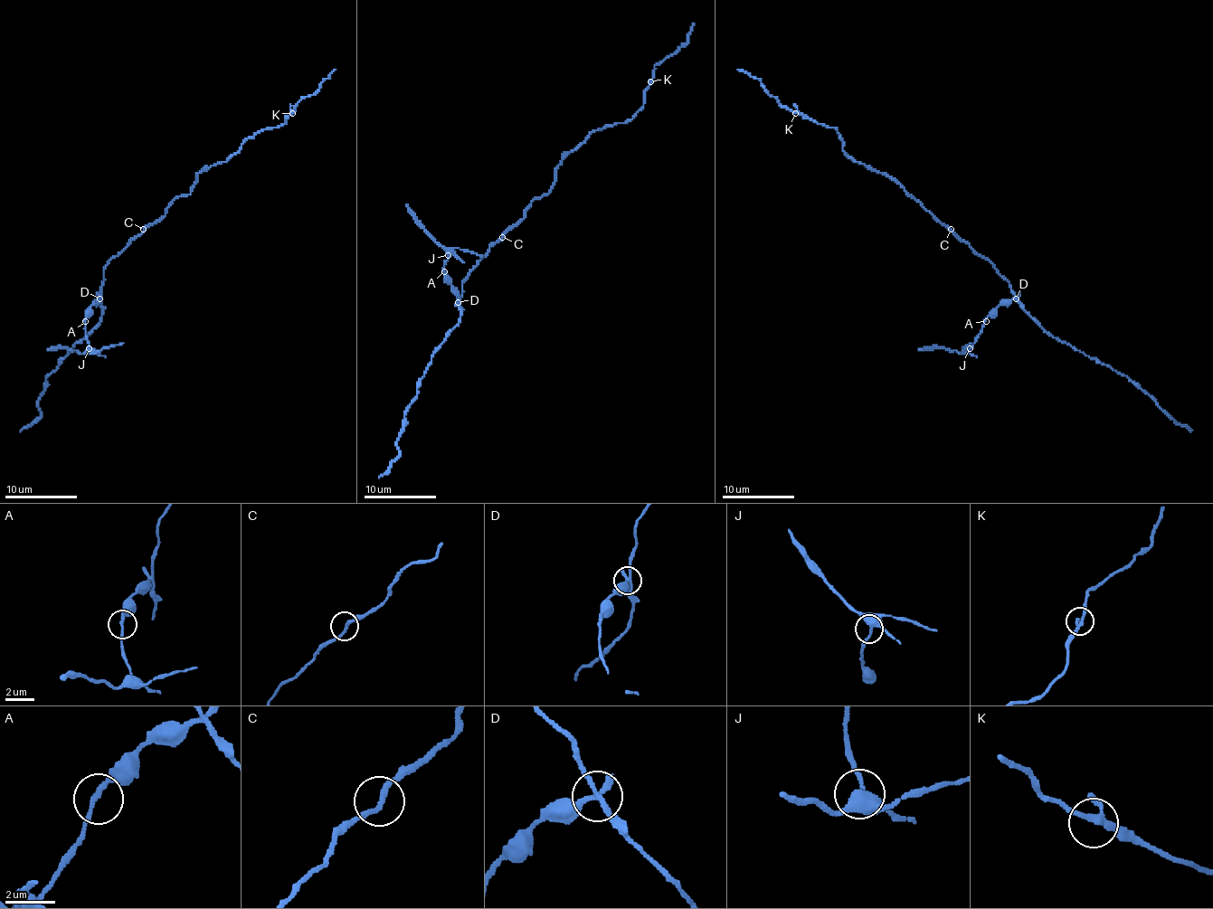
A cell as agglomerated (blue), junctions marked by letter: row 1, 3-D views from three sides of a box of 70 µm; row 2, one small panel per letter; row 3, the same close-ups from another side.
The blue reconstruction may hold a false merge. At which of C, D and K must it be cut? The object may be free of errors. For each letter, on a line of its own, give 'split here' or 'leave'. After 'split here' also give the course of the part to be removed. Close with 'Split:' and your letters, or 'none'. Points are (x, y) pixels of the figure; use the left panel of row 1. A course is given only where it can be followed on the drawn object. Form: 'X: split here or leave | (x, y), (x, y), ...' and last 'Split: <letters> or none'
C: leave
D: split here | (99, 298), (89, 308), (85, 319), (85, 337), (89, 345), (83, 354), (67, 348), (47, 350)
K: leave
Split: D

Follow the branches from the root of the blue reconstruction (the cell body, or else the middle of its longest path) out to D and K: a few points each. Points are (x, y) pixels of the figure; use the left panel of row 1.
D: (145, 229), (105, 265), (99, 298)
K: (145, 229), (161, 218), (175, 198), (191, 193), (200, 173), (225, 162), (258, 133), (285, 124), (292, 113)

